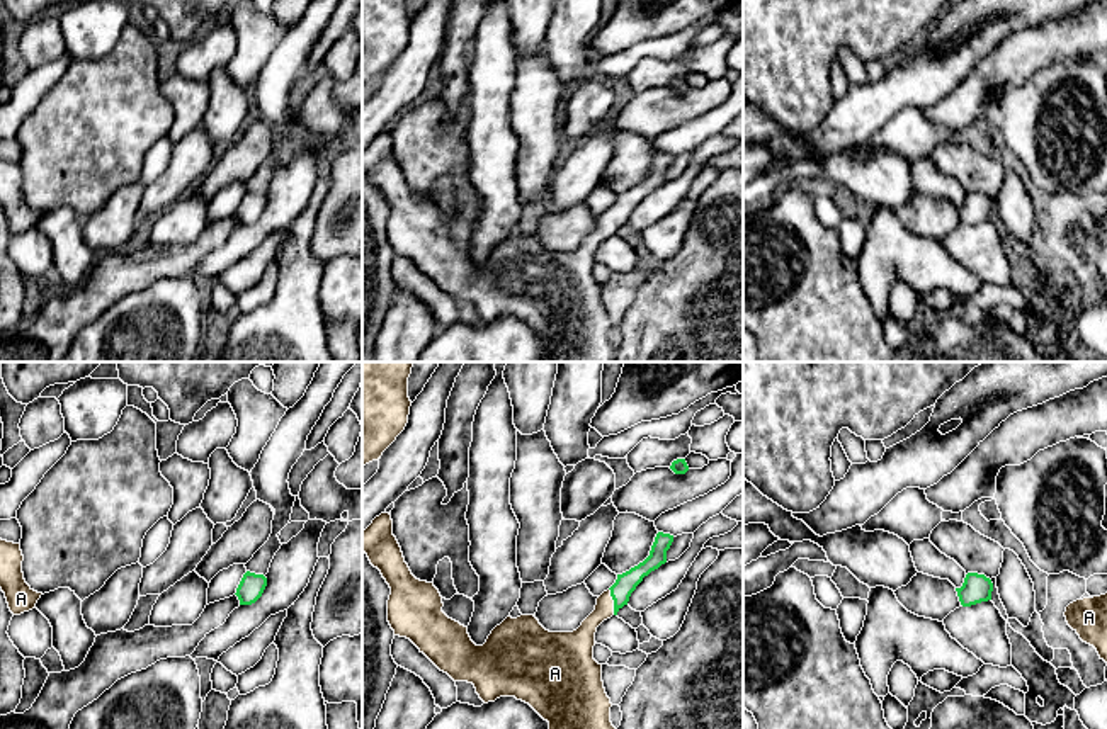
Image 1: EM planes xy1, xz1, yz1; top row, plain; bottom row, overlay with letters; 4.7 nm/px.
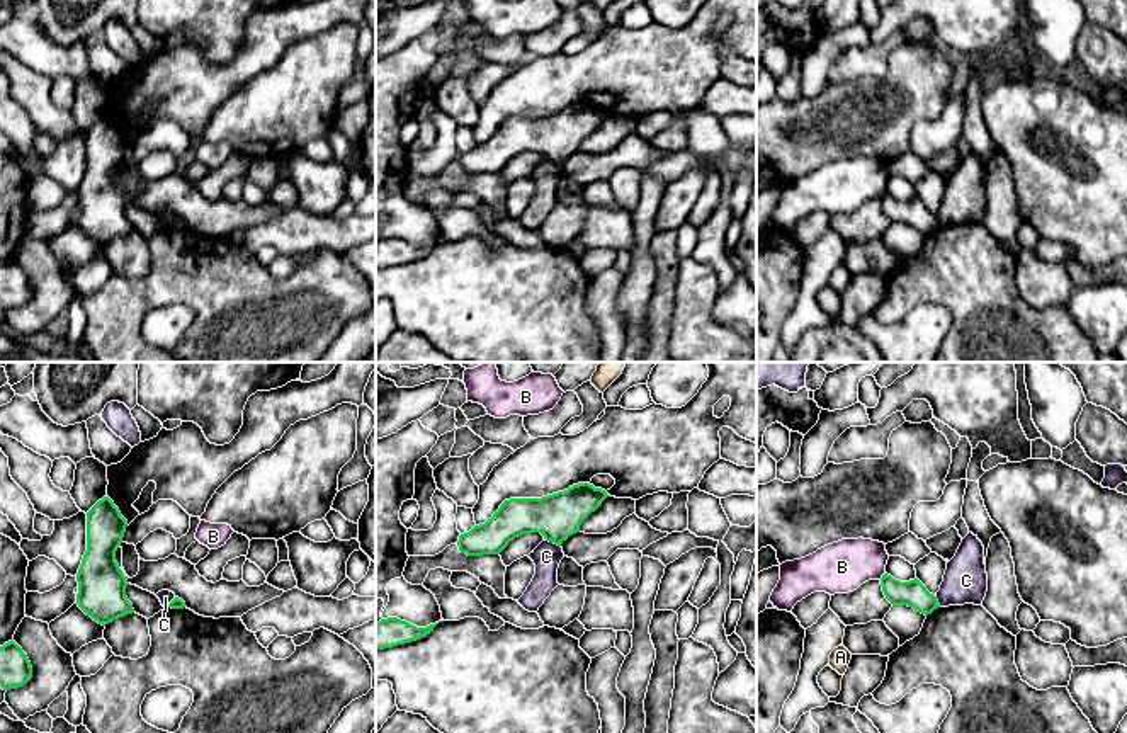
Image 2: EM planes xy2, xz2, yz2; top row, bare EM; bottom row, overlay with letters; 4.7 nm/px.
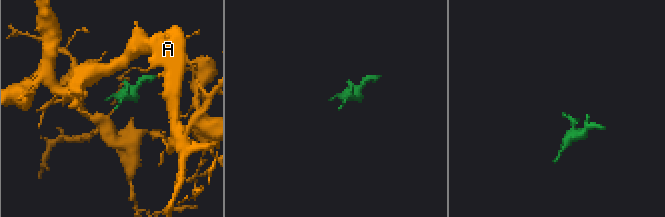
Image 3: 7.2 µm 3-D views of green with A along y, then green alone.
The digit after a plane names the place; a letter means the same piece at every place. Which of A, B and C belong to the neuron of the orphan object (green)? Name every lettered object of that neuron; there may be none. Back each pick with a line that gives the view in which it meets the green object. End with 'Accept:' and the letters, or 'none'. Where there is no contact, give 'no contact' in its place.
A: xz1
Accept: A

